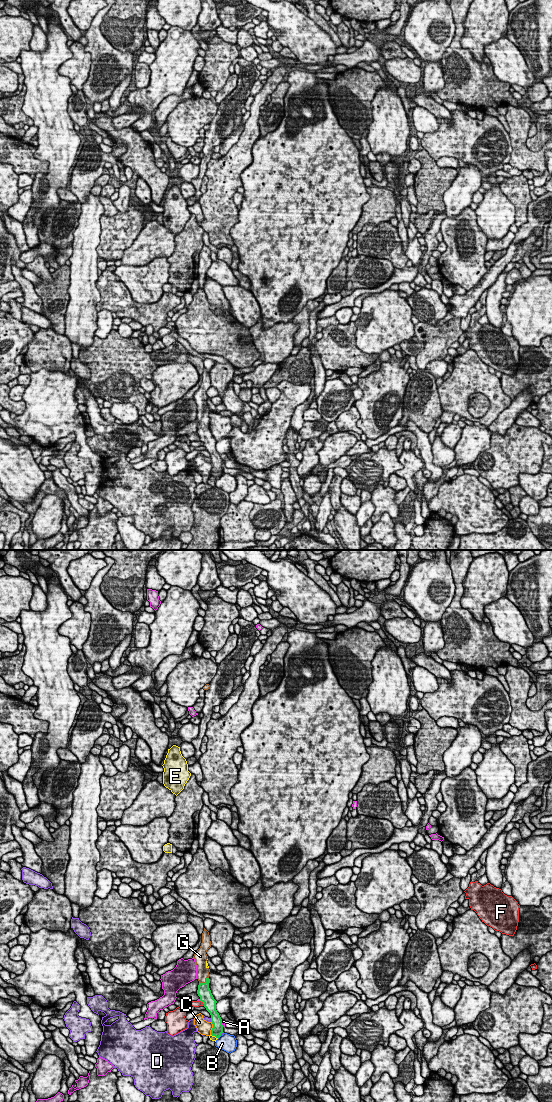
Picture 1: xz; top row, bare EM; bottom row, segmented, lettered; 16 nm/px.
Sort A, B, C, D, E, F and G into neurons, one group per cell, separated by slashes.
A / B / C / D / E / F / G

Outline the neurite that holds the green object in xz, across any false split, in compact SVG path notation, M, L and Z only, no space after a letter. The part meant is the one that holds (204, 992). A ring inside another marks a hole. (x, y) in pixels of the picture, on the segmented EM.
M204 928L201 946L193 956L197 965L197 979L199 981L197 994L200 997L200 1001L204 1004L204 1007L211 1015L211 1022L213 1024L211 1035L219 1038L223 1033L222 1019L216 1010L217 1001L214 999L209 988L210 969L206 967L206 961L208 959L206 952L210 947L210 935L209 932Z

